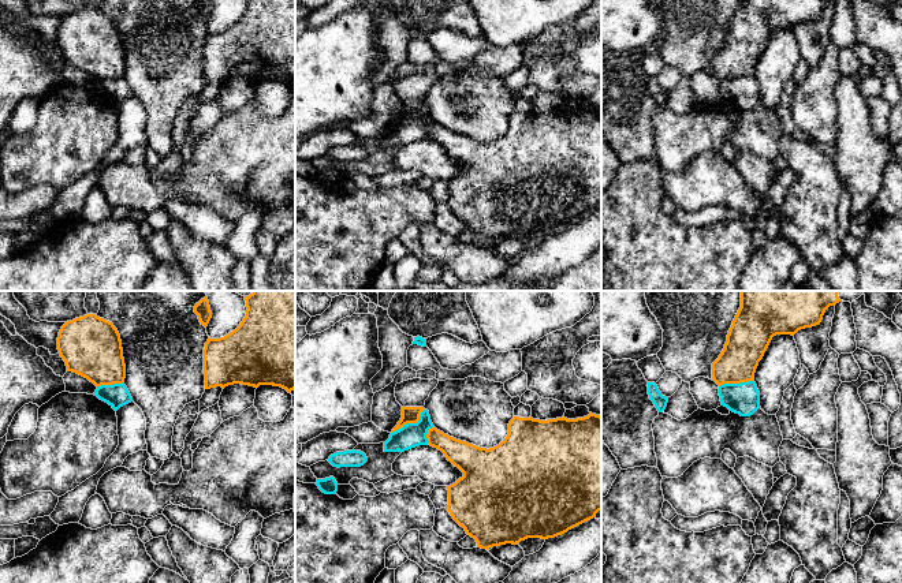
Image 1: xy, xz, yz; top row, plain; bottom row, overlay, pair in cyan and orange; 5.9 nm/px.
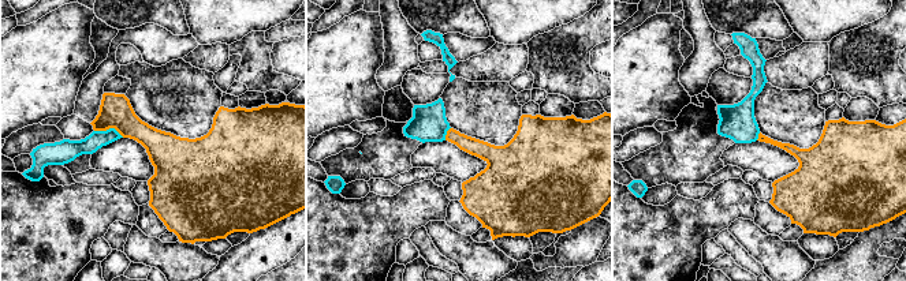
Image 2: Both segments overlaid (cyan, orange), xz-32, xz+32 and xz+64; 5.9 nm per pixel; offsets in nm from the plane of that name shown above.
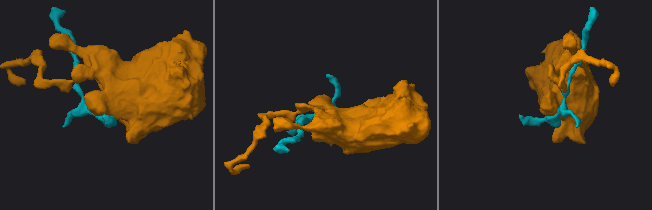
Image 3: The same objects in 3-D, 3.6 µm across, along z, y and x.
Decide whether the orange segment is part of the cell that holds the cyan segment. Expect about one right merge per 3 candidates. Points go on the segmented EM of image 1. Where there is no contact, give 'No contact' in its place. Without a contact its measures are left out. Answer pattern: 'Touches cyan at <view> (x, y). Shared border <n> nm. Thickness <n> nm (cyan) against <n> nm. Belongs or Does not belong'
Touches cyan at xz (410, 423). Shared border 240 nm. Thickness 140 nm (cyan) against 100 nm. Does not belong

